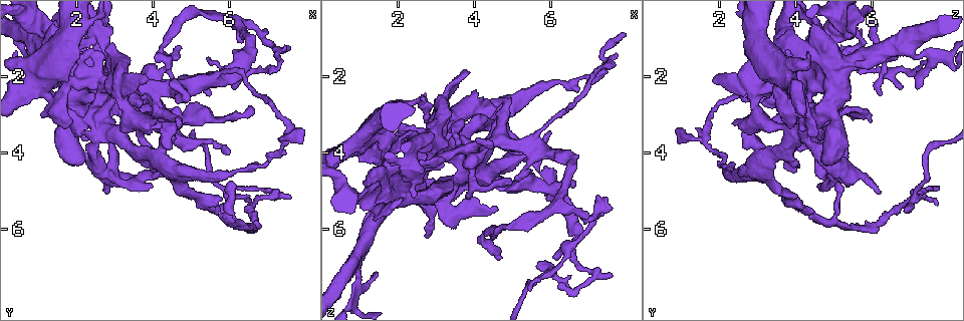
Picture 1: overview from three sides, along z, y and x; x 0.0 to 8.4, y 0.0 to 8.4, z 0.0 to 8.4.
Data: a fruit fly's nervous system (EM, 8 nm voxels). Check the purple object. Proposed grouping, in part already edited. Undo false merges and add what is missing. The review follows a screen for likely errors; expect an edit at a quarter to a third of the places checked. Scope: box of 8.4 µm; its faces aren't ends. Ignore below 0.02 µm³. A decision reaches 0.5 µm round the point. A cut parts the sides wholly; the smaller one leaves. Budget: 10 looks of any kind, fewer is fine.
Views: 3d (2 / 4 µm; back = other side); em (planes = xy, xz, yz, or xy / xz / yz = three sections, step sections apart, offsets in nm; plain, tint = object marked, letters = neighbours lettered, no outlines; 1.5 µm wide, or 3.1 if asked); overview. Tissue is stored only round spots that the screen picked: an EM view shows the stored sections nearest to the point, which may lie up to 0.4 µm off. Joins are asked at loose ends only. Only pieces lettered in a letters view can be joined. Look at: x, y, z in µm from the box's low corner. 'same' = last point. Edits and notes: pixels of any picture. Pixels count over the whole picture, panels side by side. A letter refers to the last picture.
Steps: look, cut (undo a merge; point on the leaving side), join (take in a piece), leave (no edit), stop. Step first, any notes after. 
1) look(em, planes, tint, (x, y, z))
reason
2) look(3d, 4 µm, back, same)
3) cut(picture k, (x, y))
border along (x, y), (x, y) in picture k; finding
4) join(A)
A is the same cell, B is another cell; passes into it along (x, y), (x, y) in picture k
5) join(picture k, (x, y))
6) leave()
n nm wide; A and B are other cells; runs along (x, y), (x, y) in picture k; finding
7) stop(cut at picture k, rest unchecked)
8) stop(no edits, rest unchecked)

look(em, planes, plain, (4.20, 1.30, 6.20))
thin neck

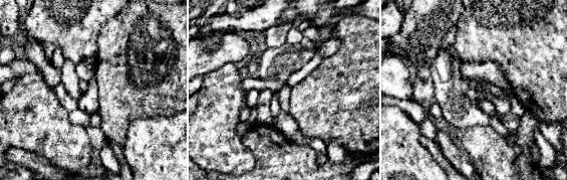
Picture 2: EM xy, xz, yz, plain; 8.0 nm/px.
look(em, planes, letters, same)

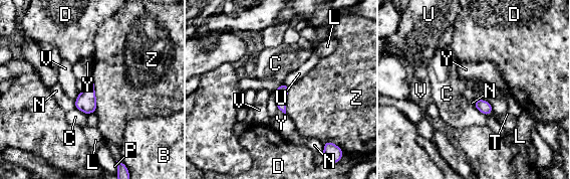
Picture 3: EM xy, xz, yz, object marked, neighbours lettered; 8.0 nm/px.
leave()
B, C, D, L, N, P, T, U, V, Y and Z are other cells; border along (95, 111), (87, 115) in picture 3; all the same cell

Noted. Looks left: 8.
look(em, planes, tint, (4.60, 2.90, 5.35))
free end

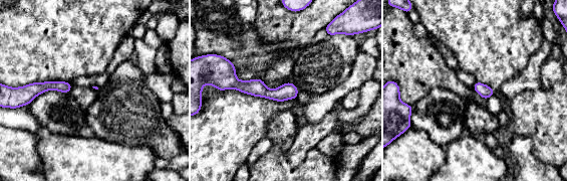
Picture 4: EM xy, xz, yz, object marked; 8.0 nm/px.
look(em, planes, letters, same)

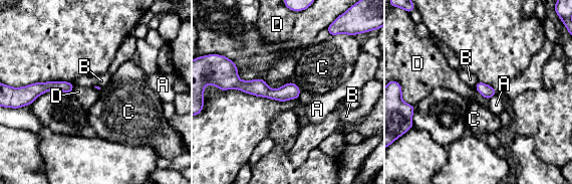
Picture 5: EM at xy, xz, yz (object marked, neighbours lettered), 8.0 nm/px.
leave()
A, B, C and D are other cells; border along (352, 35), (333, 34), (330, 36) in picture 5; none of them fits

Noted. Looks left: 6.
look(em, planes, letters, (5.70, 4.70, 2.30))
calibre changes

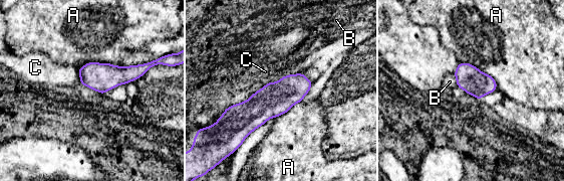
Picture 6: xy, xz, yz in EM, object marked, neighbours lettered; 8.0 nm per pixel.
leave()
A, B and C are other cells; runs along (308, 82), (250, 115), (226, 115) in picture 6; one cell here

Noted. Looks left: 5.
look(em, planes, letters, (3.90, 2.05, 1.90))
an open end

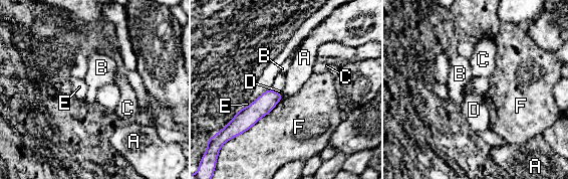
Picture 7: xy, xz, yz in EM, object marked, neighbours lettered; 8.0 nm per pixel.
leave()
A, B, C, D, E and F are other cells; border along (280, 94), (283, 98) in picture 7; no lettered piece goes on from it

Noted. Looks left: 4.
stop(no edits, rest unchecked)

